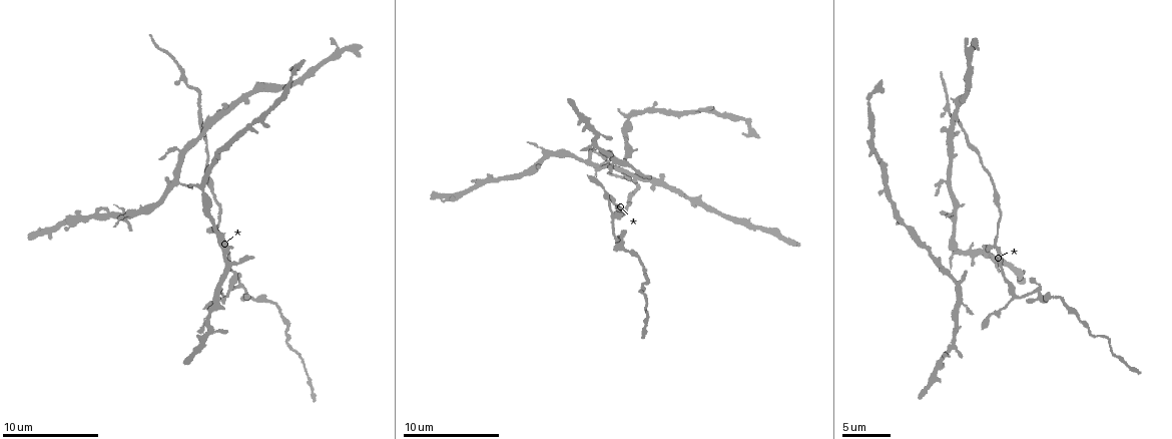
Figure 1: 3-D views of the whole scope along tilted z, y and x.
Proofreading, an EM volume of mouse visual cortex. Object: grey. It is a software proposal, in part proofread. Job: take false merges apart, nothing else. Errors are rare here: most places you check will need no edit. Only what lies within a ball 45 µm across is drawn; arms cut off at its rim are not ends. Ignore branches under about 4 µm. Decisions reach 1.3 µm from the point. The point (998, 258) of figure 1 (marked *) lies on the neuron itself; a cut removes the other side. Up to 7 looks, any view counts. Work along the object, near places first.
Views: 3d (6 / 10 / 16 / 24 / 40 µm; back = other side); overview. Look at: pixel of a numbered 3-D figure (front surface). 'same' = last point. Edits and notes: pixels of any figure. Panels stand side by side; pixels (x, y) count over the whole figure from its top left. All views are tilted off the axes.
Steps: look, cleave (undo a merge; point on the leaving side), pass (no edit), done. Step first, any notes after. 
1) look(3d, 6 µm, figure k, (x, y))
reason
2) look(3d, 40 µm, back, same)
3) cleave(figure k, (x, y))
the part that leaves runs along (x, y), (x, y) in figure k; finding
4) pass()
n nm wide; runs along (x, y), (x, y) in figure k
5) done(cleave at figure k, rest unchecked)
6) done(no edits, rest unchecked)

look(3d, 6 µm, figure 1, (986, 321))

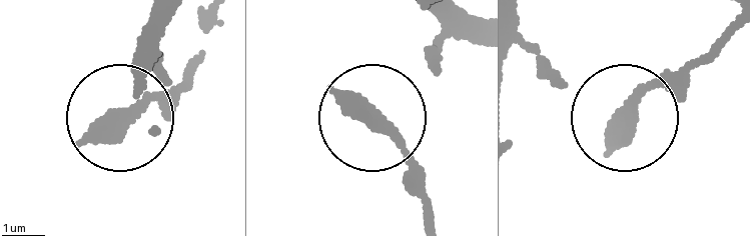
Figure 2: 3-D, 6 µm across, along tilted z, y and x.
look(3d, 6 µm, back, figure 2, (376, 114))

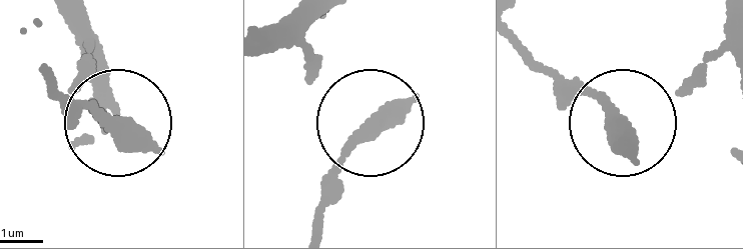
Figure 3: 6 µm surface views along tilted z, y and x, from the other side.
pass()
280 nm wide; runs along (318, 232), (332, 174), (366, 128), (307, 72) in figure 3; one neuron here

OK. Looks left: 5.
look(3d, 16 µm, figure 1, (970, 146))

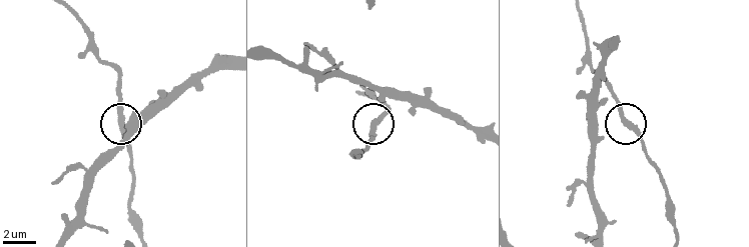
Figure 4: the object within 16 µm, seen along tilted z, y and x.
pass()
runs along (358, 157), (383, 117) in figure 4; all the same neuron

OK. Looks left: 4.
look(3d, 16 µm, figure 1, (611, 217))
small branch off a trunk

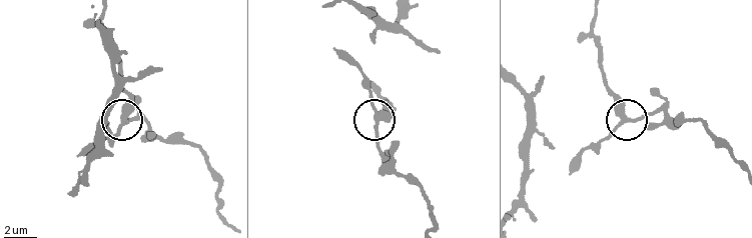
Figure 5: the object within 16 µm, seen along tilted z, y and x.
look(3d, 16 µm, back, figure 5, (124, 121))

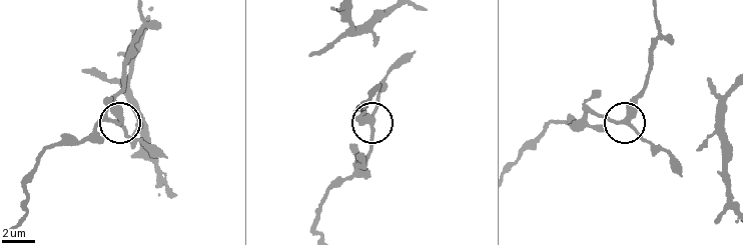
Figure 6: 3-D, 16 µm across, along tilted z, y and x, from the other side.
pass()
runs along (654, 56), (646, 86), (628, 116), (608, 120), (582, 110) in figure 6; all the same neuron

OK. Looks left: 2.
done(no edits, rest unchecked)

